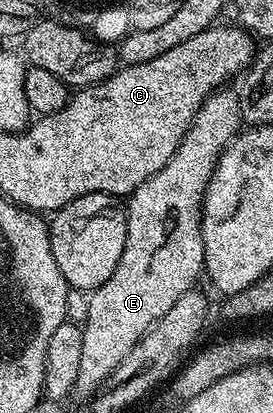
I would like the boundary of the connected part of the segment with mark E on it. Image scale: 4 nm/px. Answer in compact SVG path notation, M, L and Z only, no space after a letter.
M230 87L214 88L213 92L210 93L208 97L206 97L205 102L203 102L203 104L199 107L199 111L195 115L195 119L191 122L191 124L189 124L189 129L185 133L185 138L183 138L183 140L181 140L181 142L179 143L179 147L175 151L175 155L171 155L171 159L169 160L169 162L166 163L166 165L164 165L163 168L161 168L159 171L155 171L155 175L151 175L151 179L147 179L143 183L139 183L139 187L135 187L135 191L133 193L128 194L127 202L129 201L129 205L127 204L127 208L125 209L125 222L127 223L127 243L123 247L123 255L119 255L119 267L115 267L115 272L111 275L111 279L107 279L107 283L103 283L101 286L99 286L98 289L92 290L92 292L88 294L89 306L87 307L87 315L85 321L80 326L82 331L83 349L82 359L80 360L79 364L78 379L75 388L78 394L80 392L81 393L91 392L90 394L92 394L94 390L96 390L99 386L102 386L109 379L109 377L112 376L113 369L115 367L119 367L119 363L123 363L123 359L127 359L127 355L131 352L131 350L134 349L134 347L136 347L136 345L139 342L141 342L141 337L144 335L144 333L147 332L147 330L150 329L150 327L152 327L152 325L155 324L155 322L157 322L157 320L160 319L160 317L162 317L163 315L167 315L167 311L171 311L171 307L175 307L176 301L179 300L179 295L183 295L185 292L188 291L188 289L194 288L194 286L198 284L196 281L199 280L200 277L202 280L203 266L205 263L205 252L203 251L203 235L201 234L201 203L202 201L205 200L205 188L209 186L209 179L213 174L215 167L217 166L217 160L221 158L221 150L227 148L230 141L232 141L233 138L237 136L237 134L241 131L243 127L243 118L241 115L241 94L240 92L238 92L236 88L233 89L229 88Z

